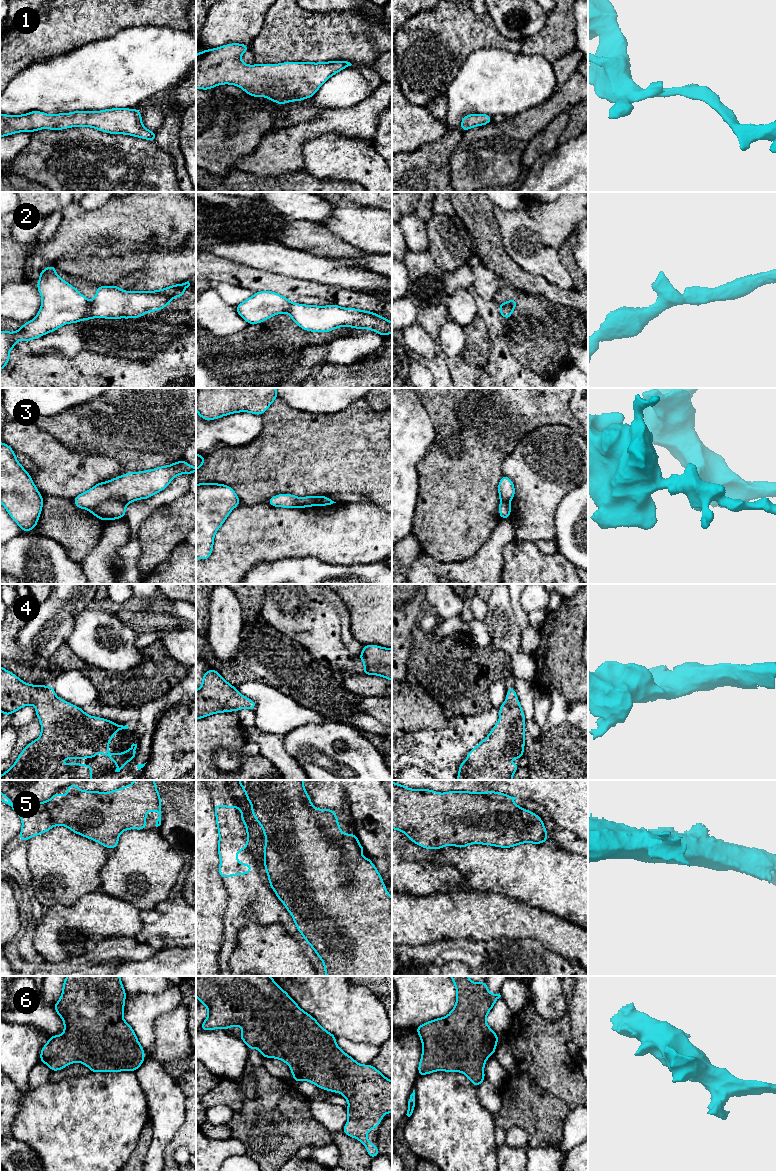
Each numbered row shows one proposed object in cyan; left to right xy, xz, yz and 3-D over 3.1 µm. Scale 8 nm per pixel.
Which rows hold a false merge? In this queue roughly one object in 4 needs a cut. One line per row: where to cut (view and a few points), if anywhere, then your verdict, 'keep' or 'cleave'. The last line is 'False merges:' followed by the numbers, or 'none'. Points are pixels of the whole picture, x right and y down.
1: no cut | keep
2: no cut | keep
3: xy (125, 503), (119, 500), (106, 499), (89, 510) | cleave
4: no cut | keep
5: no cut | keep
6: no cut | keep
False merges: 3

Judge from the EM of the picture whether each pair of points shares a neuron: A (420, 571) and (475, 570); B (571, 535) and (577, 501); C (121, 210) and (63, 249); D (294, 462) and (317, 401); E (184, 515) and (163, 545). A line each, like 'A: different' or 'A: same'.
A: same
B: same
C: same
D: different
E: same

